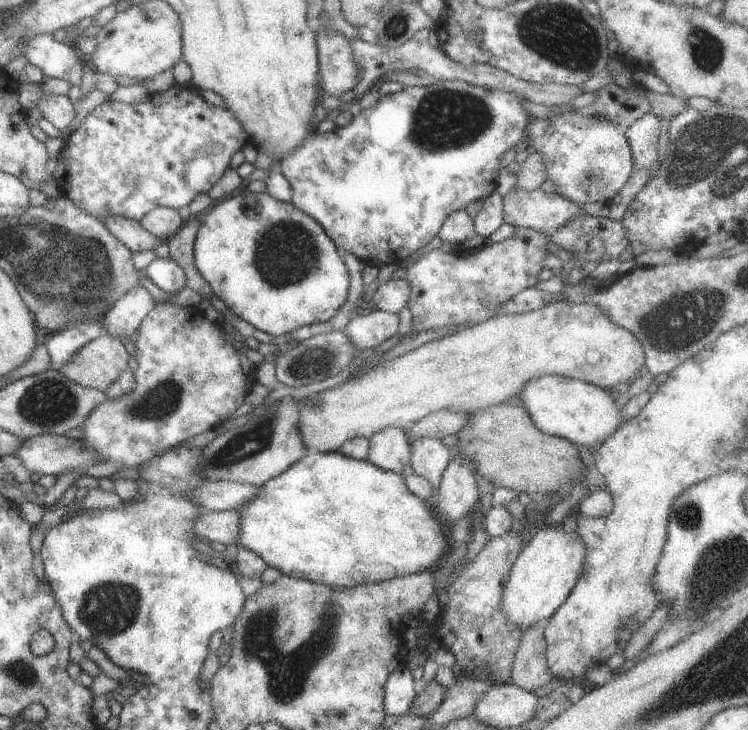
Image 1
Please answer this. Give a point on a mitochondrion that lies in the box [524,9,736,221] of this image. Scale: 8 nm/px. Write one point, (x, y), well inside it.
(707, 49)

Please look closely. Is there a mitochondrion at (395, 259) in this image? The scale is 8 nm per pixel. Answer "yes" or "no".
no

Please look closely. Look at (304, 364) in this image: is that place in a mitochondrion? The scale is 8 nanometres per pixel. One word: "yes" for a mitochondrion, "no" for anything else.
yes

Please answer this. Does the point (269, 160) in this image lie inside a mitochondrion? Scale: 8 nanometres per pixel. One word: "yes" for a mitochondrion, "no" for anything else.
no

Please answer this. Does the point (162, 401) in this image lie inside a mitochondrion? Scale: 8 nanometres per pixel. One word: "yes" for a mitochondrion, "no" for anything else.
yes

